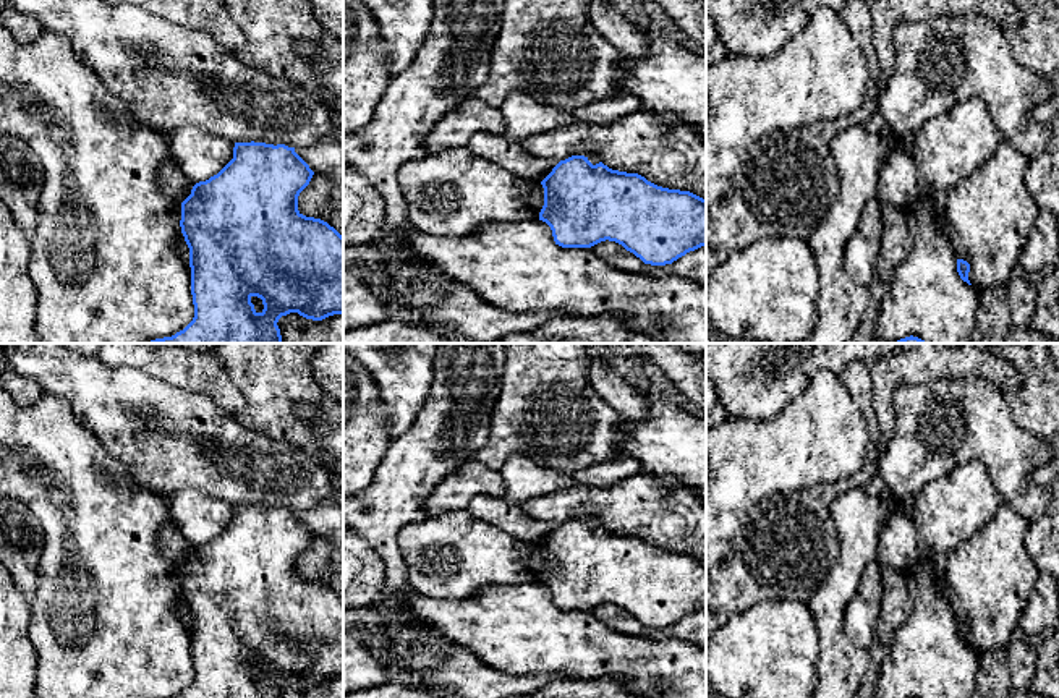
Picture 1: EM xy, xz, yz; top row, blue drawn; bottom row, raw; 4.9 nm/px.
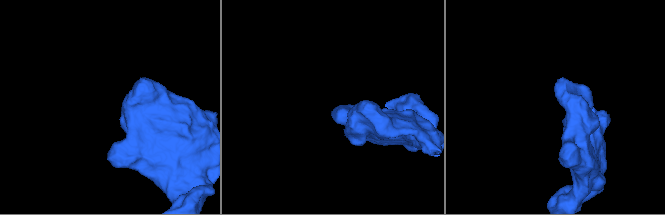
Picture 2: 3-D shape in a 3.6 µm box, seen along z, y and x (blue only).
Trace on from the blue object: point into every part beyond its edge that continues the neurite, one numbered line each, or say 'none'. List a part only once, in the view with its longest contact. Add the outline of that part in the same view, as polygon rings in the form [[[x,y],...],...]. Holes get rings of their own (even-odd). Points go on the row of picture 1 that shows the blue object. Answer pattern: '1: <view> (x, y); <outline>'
none

